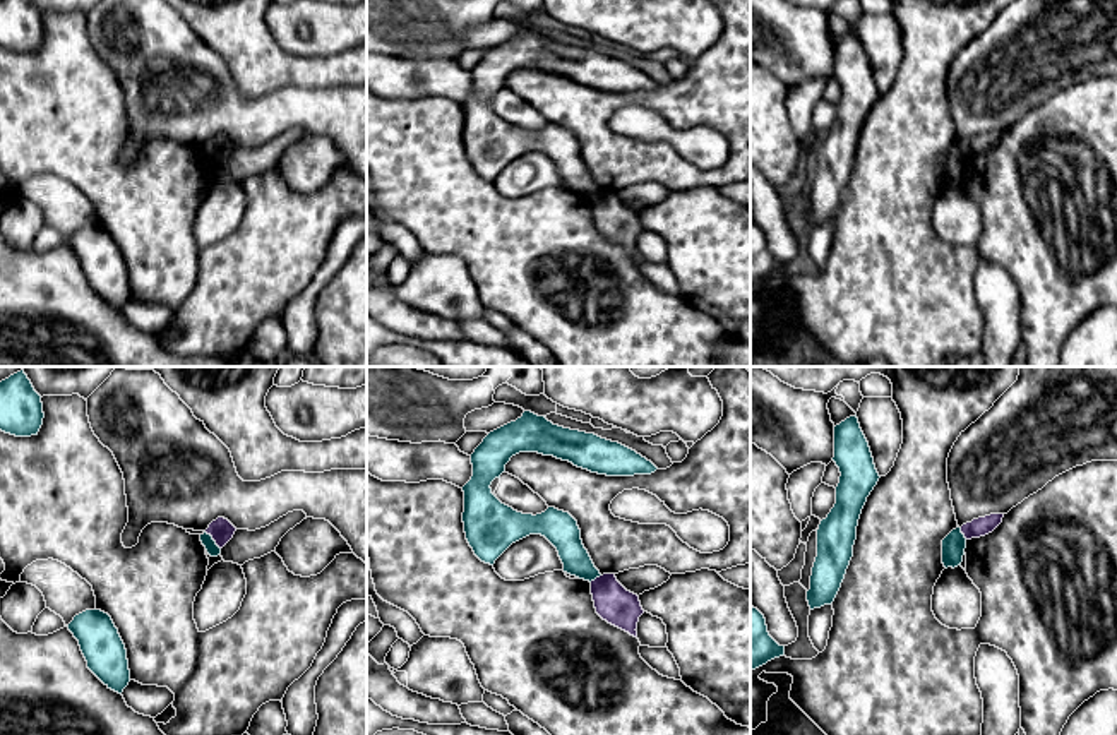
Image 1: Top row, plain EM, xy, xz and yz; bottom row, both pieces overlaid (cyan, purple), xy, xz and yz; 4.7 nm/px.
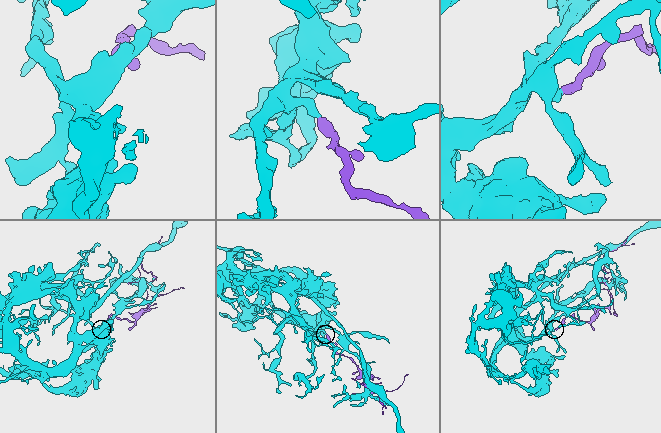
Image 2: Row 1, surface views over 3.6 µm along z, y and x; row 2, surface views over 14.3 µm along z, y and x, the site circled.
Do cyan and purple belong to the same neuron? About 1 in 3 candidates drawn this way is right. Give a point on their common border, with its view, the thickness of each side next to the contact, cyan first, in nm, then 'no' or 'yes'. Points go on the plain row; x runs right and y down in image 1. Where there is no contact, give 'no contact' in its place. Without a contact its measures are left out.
contact xy (213, 156); calibres 60 and 110 nm; no

